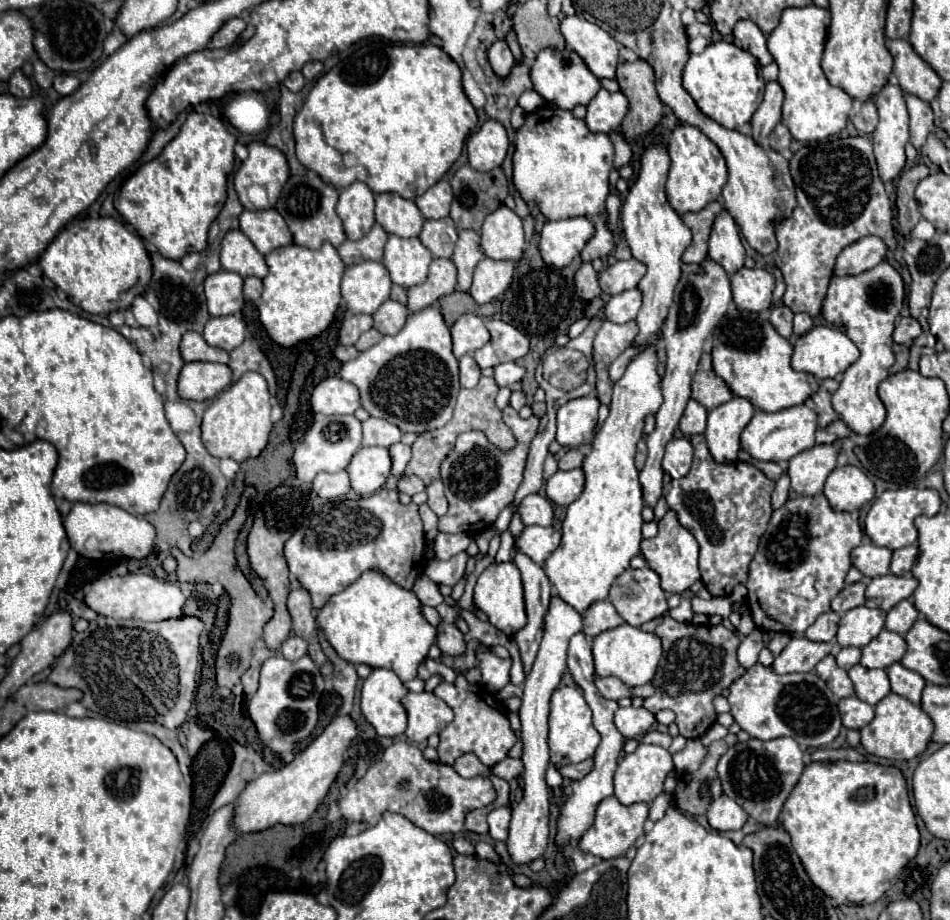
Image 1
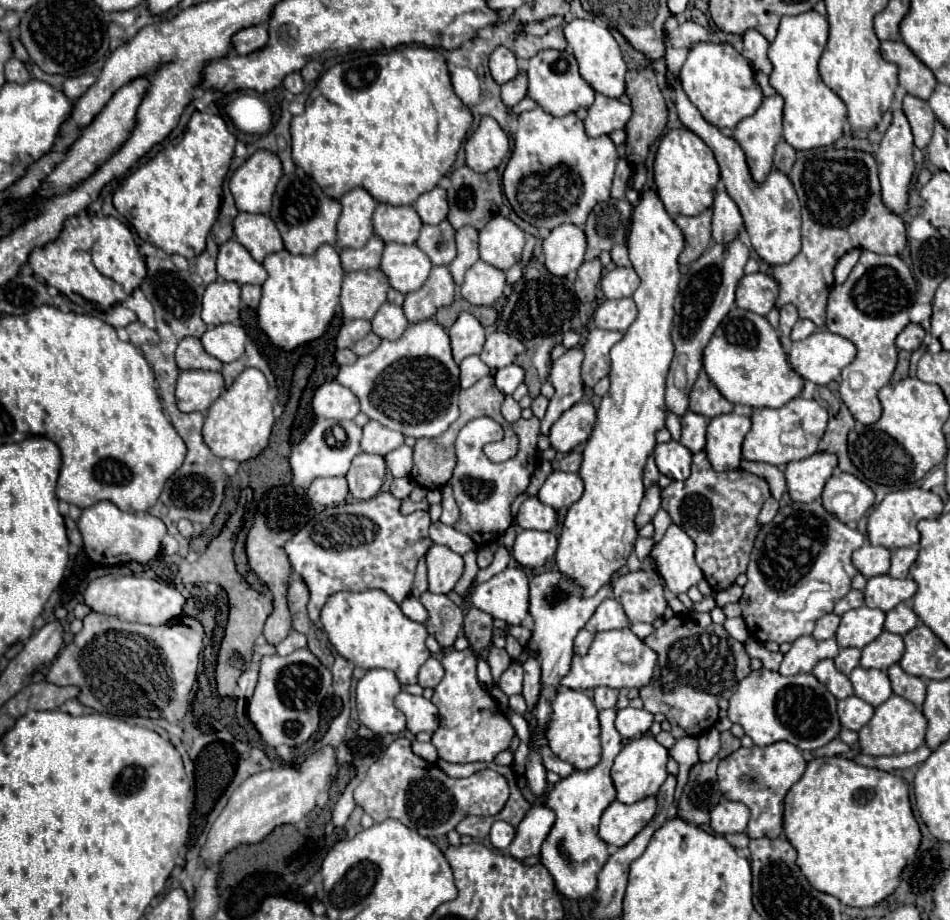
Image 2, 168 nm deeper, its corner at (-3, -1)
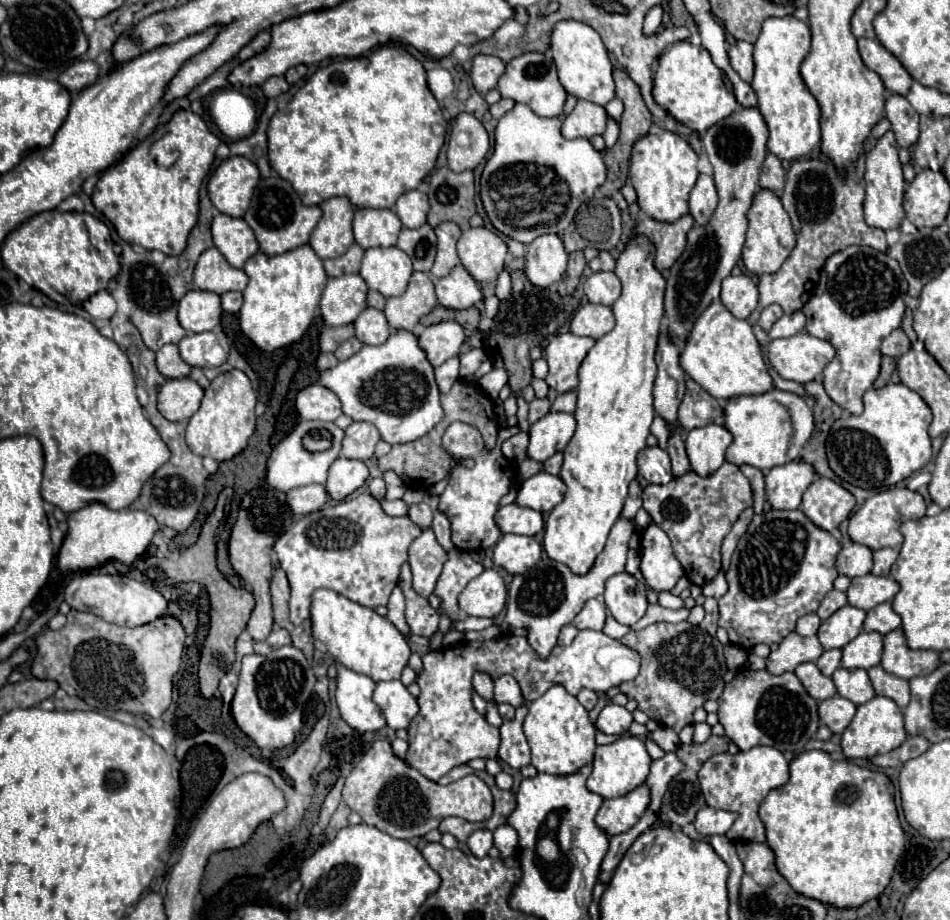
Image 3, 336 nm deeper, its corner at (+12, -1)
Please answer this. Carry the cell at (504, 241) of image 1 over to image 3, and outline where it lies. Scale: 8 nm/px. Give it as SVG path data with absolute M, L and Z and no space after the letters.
M470 228L462 232L458 242L458 256L468 274L484 286L486 282L494 282L504 268L508 248L500 236L480 228Z

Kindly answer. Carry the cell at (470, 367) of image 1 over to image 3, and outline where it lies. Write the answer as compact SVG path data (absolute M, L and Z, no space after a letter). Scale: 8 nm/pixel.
M454 356L454 358L448 358L442 366L438 366L438 368L434 370L434 376L436 376L438 390L440 390L442 394L446 394L446 392L452 388L452 384L460 378L460 374L458 374L458 358L456 358L456 356Z

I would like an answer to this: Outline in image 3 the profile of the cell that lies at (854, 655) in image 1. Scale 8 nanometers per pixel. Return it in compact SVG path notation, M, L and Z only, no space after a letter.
M838 648L826 650L826 652L818 658L816 666L820 668L820 672L822 672L824 676L832 676L834 670L840 668L840 658L842 658L842 650L838 650Z

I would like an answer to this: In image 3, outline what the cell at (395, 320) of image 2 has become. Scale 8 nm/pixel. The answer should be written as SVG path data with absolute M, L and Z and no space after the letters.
M374 308L362 310L354 326L356 326L356 338L360 338L362 344L374 344L374 346L384 344L386 338L390 336L390 326L382 310Z

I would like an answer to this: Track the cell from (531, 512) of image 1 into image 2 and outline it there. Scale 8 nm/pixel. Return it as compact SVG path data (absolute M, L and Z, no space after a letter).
M531 496L521 504L517 522L521 528L531 530L551 530L557 524L557 514L551 506L543 504L539 498Z

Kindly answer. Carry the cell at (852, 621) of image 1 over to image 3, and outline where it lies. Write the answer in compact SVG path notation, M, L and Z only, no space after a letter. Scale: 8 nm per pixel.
M850 604L836 610L828 620L822 622L818 630L818 640L824 650L844 648L850 640L854 640L862 632L866 612L854 608Z

